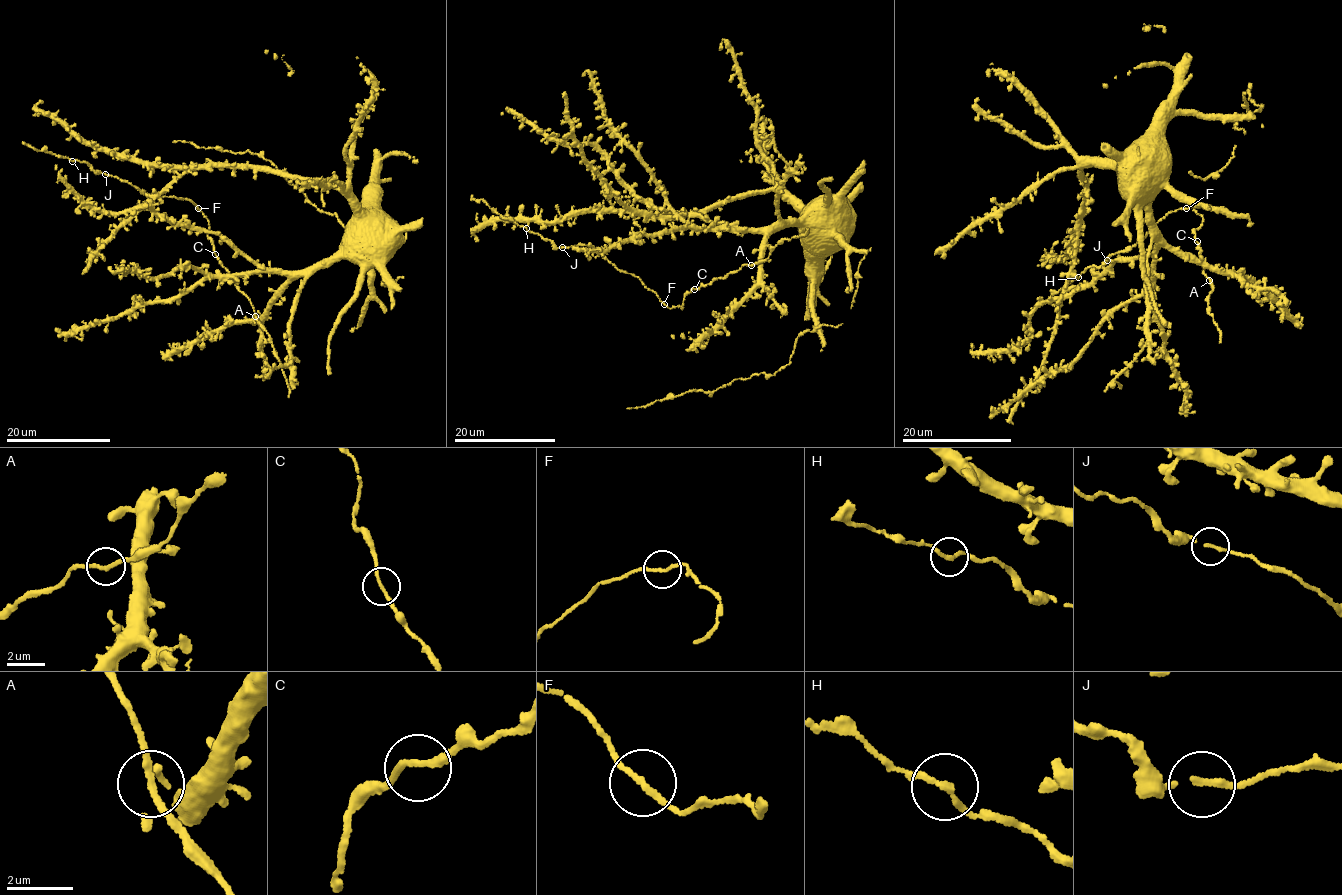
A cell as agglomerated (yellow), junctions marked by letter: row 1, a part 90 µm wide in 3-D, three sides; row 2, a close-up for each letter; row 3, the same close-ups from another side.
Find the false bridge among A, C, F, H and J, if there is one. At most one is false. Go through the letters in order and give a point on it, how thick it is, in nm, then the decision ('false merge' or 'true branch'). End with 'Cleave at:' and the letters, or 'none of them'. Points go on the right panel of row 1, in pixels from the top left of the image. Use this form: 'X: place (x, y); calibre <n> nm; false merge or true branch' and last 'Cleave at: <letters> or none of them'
A: place (1209, 280); calibre 200 nm; true branch
C: place (1197, 241); calibre 170 nm; true branch
F: place (1186, 208); calibre 160 nm; true branch
H: place (1078, 277); calibre 170 nm; true branch
J: place (1107, 260); calibre 160 nm; true branch
Cleave at: none of them

